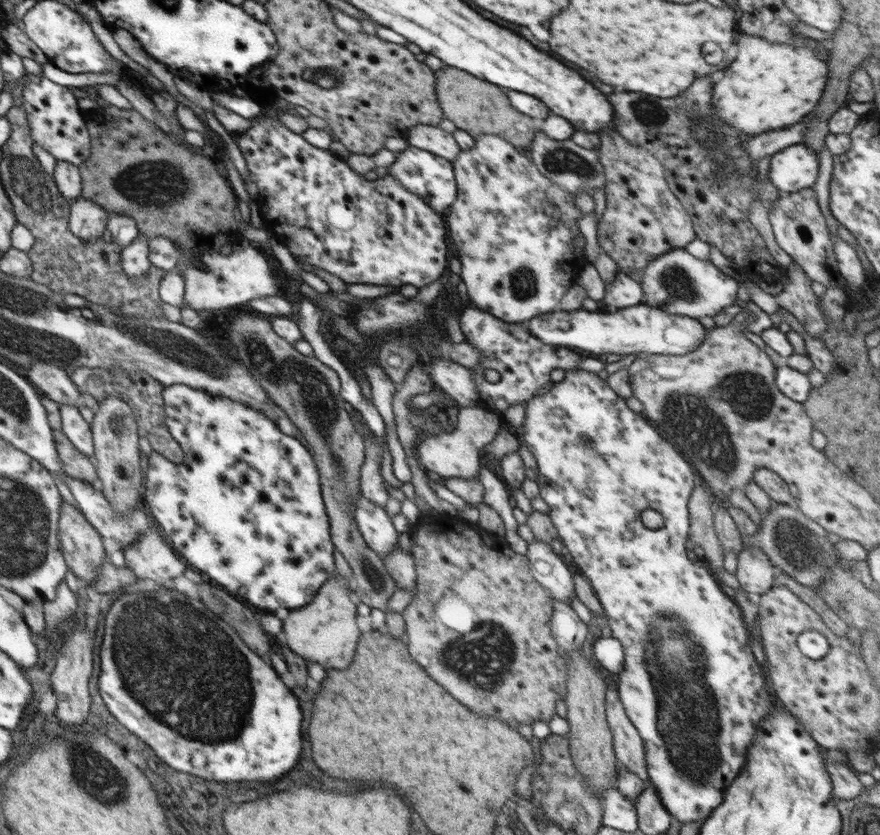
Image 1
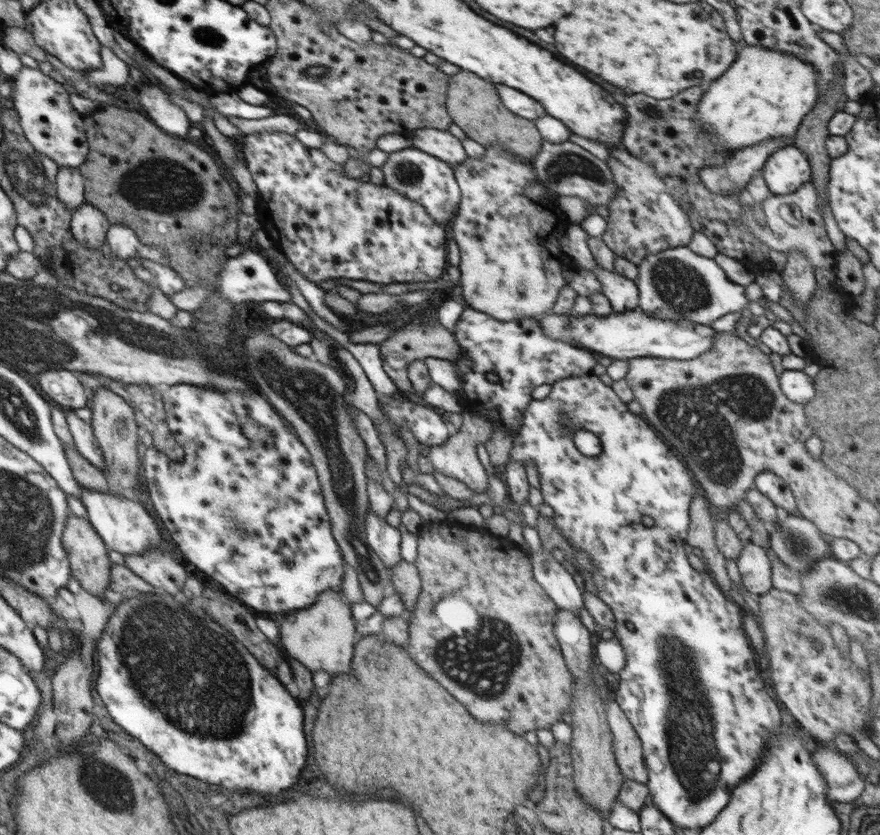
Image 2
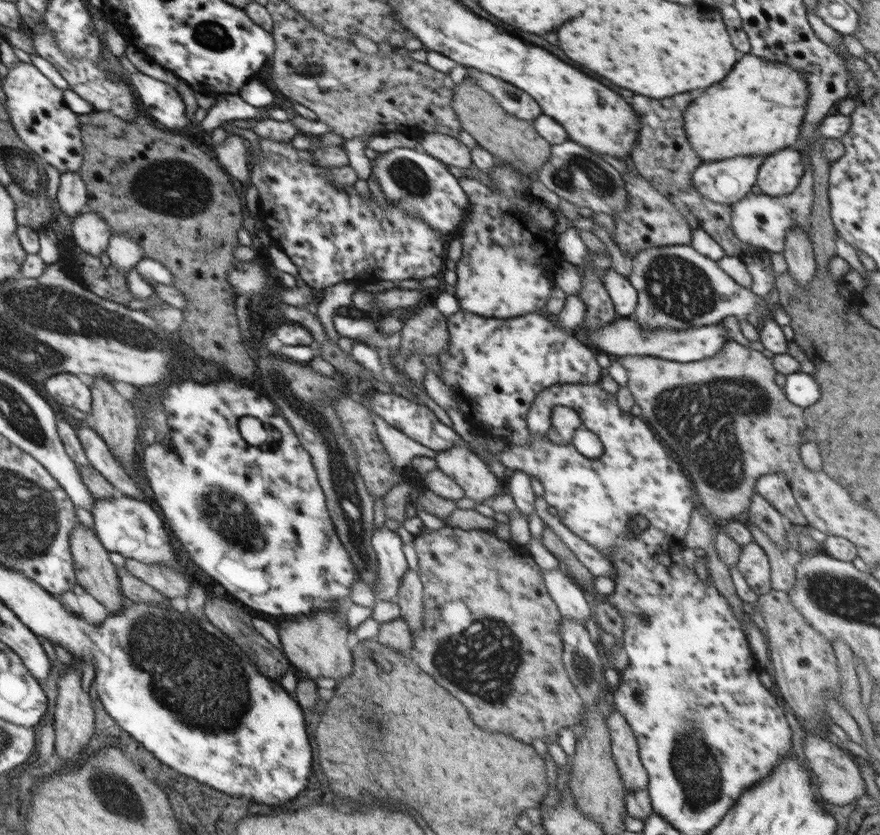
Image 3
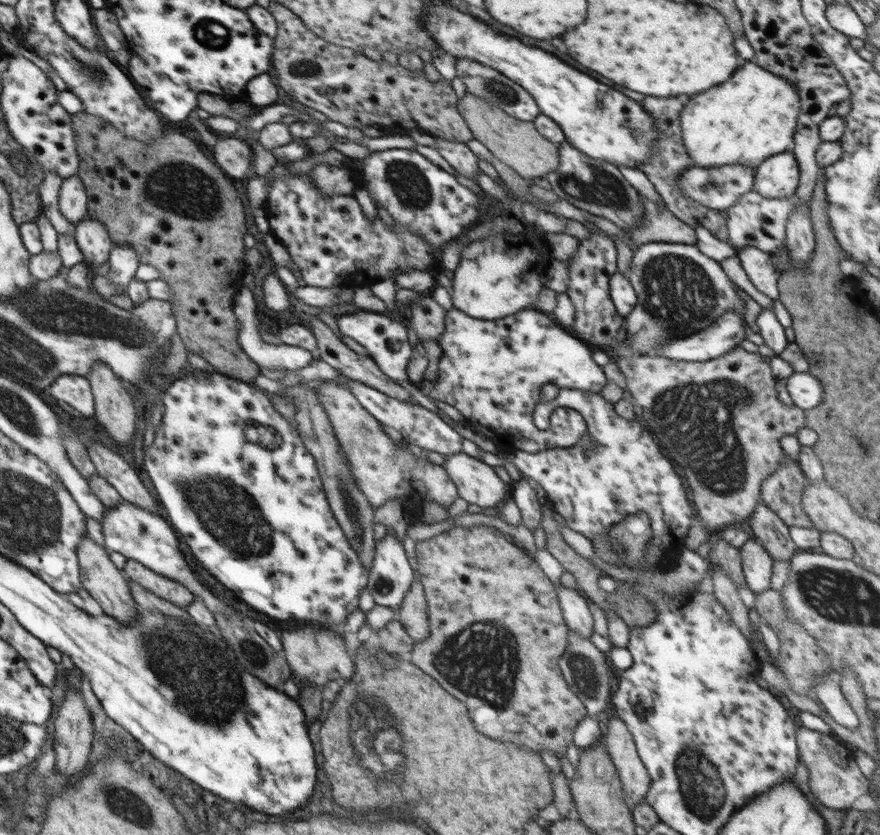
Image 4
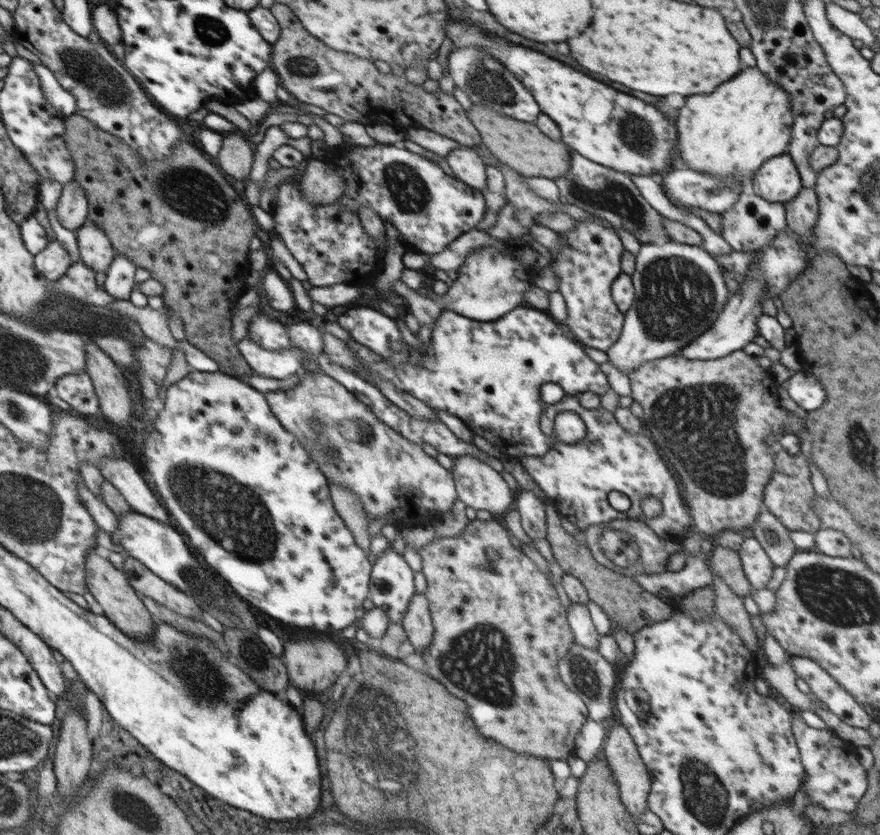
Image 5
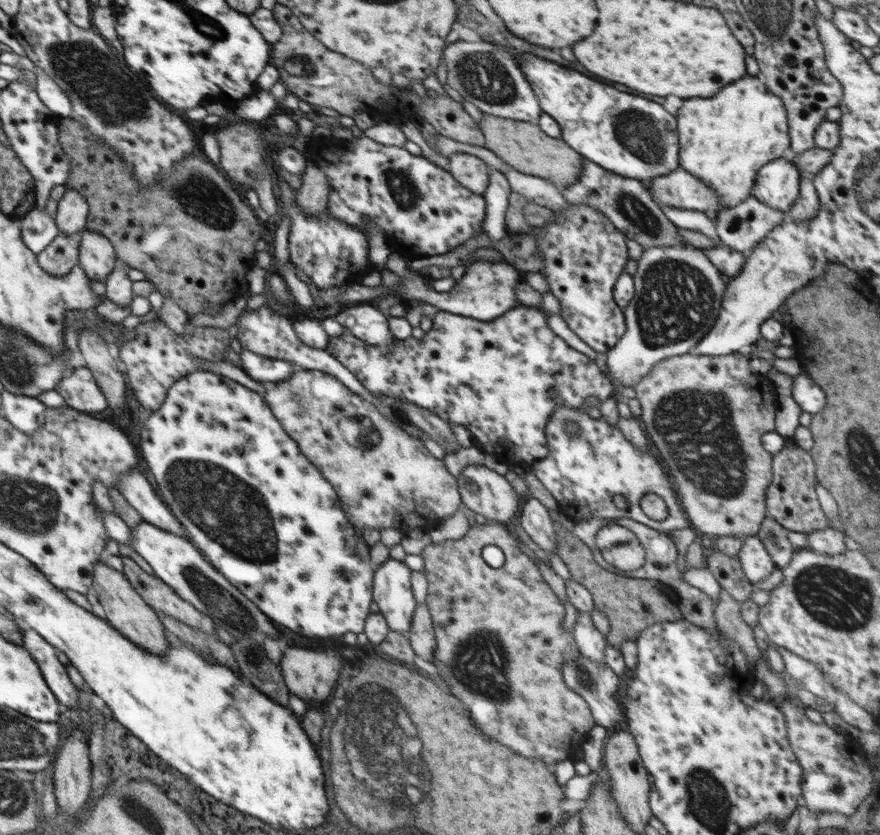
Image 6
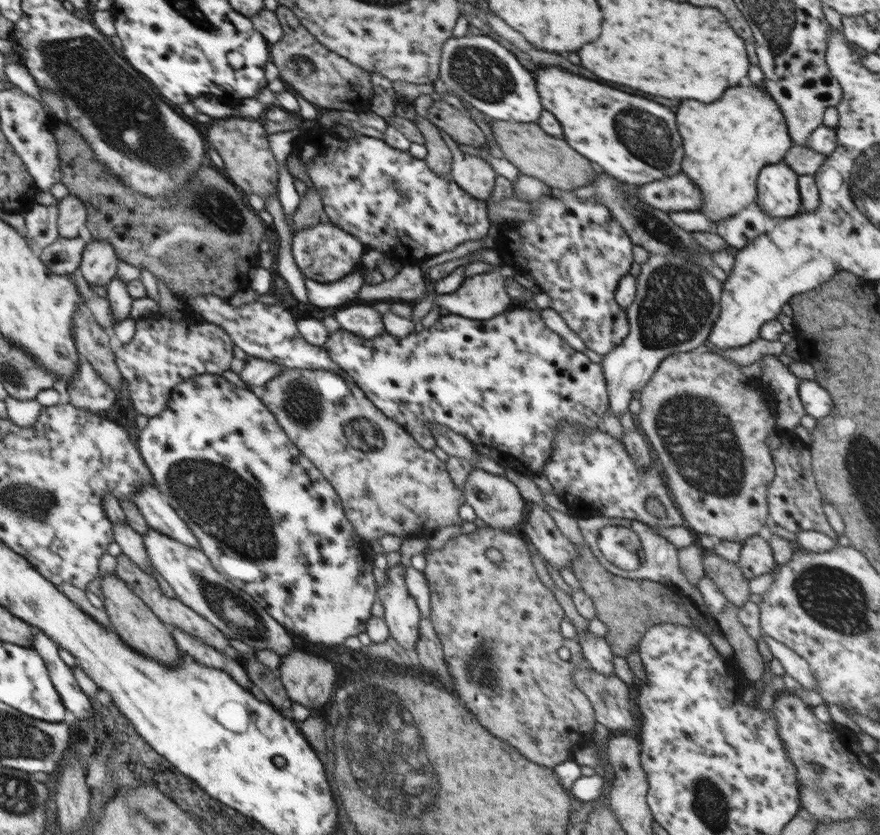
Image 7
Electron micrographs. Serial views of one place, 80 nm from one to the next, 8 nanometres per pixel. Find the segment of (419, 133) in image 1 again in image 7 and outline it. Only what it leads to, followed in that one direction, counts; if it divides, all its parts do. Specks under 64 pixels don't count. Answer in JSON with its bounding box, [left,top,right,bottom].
[438,127,497,202]

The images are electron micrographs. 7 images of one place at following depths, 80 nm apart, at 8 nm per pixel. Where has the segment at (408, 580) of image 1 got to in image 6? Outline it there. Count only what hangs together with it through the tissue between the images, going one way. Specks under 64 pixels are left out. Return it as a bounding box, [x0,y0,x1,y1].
[407,603,437,662]

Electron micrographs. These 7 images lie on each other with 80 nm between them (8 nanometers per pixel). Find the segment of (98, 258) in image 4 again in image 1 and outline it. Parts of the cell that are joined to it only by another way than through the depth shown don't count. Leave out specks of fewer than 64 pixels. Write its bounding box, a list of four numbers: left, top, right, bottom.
[69,197,109,242]

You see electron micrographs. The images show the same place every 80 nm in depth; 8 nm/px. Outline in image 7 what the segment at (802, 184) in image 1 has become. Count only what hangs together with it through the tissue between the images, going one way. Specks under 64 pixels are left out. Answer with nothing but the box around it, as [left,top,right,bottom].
[757,160,801,221]

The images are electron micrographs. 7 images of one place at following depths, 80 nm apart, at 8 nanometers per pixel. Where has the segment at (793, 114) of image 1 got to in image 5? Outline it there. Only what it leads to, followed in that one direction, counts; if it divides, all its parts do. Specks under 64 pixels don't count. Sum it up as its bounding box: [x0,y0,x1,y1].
[677,66,794,185]

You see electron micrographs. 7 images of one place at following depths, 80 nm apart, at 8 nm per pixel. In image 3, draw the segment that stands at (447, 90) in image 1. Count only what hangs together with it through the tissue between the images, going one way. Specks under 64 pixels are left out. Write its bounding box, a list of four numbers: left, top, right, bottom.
[451,77,551,177]

